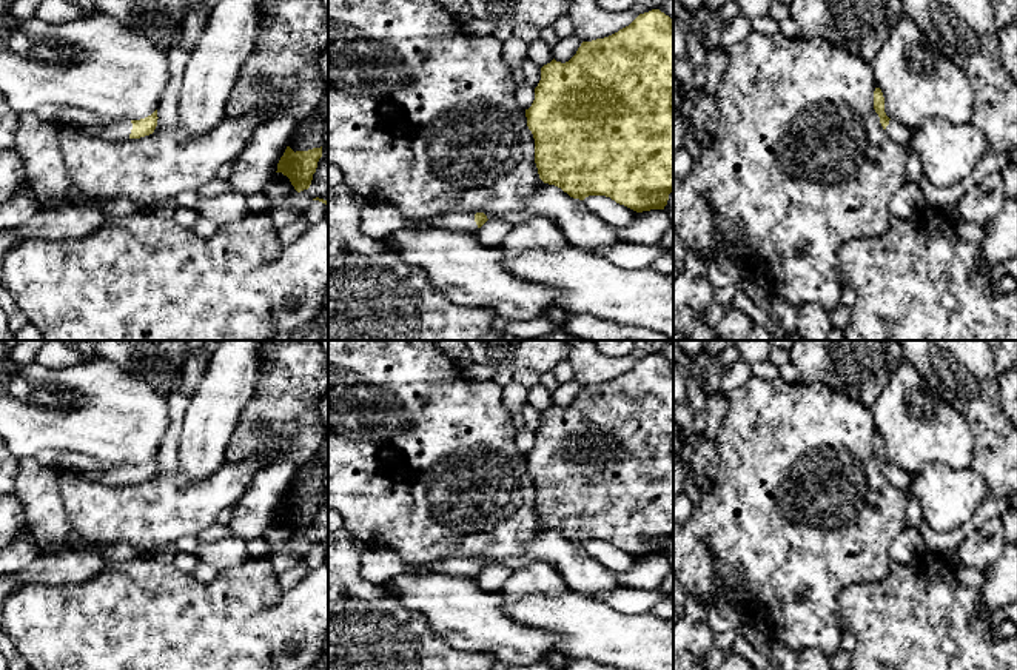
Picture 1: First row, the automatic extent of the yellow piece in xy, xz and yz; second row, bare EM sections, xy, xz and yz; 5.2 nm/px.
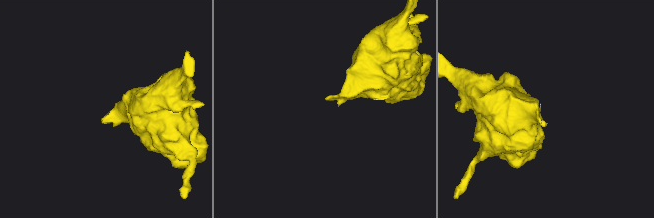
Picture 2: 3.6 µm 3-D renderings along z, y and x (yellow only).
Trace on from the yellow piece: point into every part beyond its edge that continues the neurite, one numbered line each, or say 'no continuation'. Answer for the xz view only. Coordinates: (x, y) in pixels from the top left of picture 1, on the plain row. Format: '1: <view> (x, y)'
1: xz (466, 567)

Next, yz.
1: yz (899, 478)

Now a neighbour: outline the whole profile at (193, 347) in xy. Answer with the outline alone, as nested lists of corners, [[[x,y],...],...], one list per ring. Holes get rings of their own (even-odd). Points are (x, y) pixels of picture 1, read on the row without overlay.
[[[185,340],[185,360],[191,356],[203,353],[208,359],[211,359],[220,340]]]

